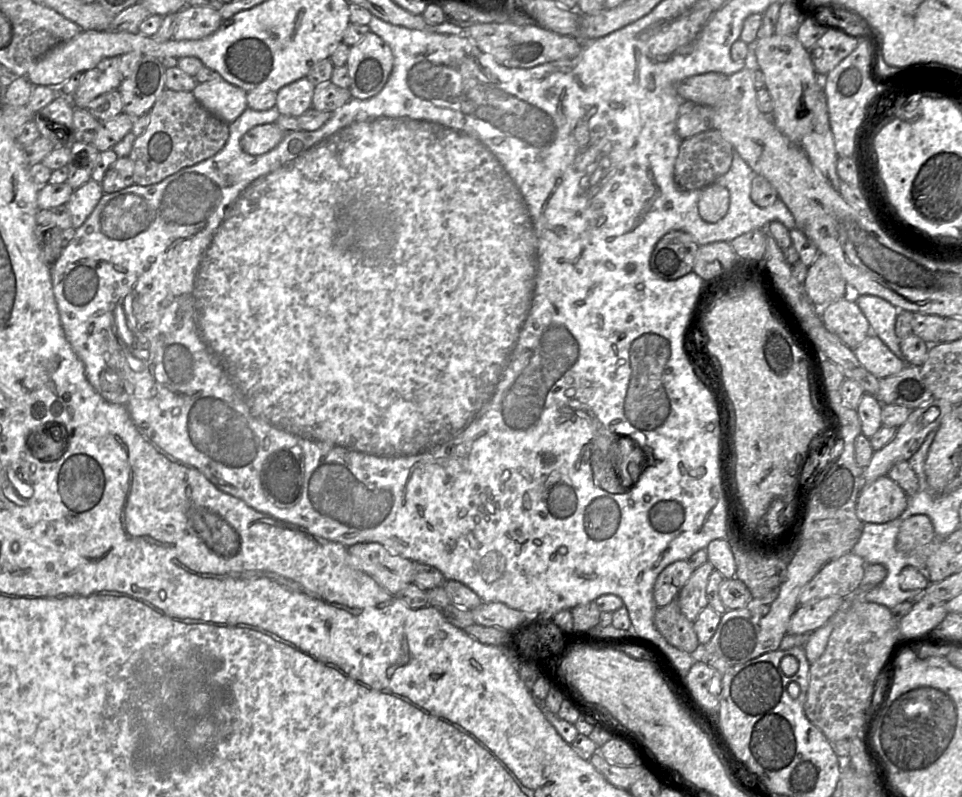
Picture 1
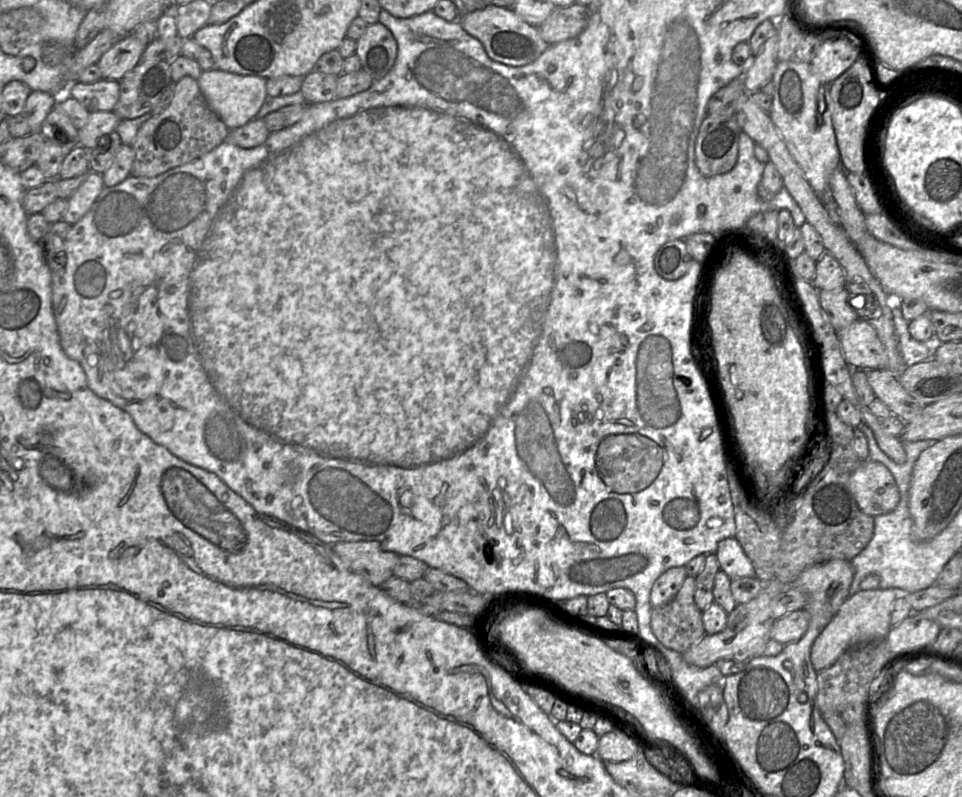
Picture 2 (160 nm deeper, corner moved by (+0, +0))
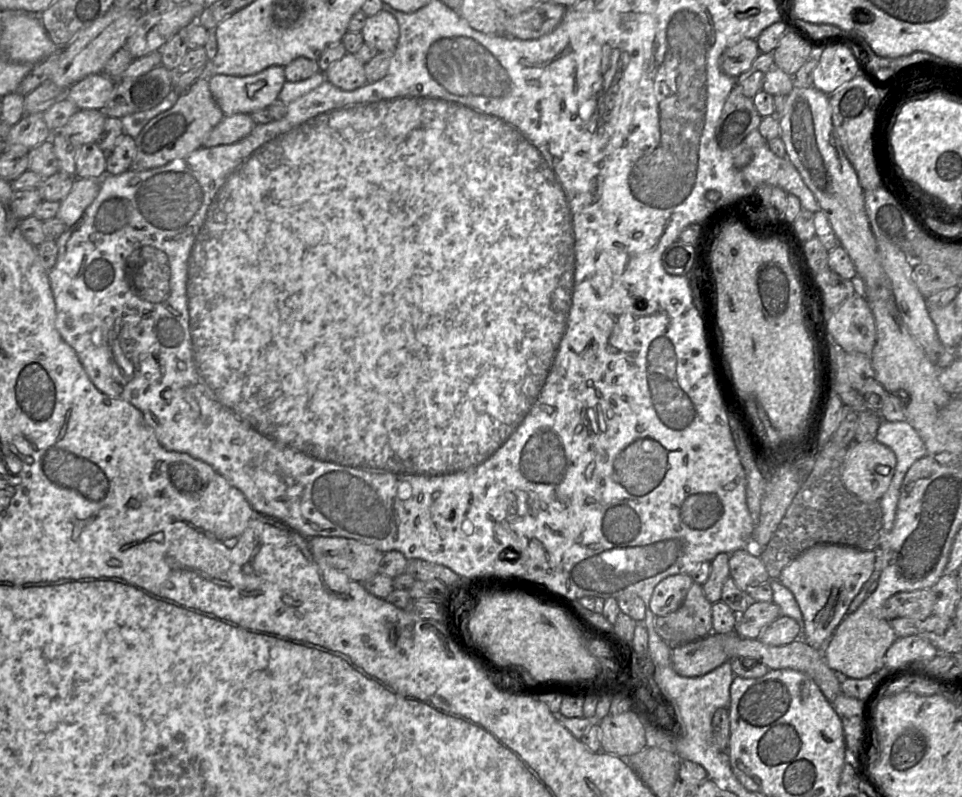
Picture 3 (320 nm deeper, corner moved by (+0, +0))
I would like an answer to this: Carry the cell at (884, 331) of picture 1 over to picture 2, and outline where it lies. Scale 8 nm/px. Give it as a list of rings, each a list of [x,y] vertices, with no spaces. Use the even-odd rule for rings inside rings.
[[[892,300],[892,319],[899,342],[899,350],[907,367],[933,359],[934,345],[931,342],[920,342],[911,337],[908,324],[901,313],[896,300]]]

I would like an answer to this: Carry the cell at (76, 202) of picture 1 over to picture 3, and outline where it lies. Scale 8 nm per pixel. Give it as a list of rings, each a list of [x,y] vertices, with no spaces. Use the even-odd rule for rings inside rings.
[[[76,178],[69,194],[60,202],[56,218],[67,228],[72,227],[82,217],[99,193],[101,179]]]

